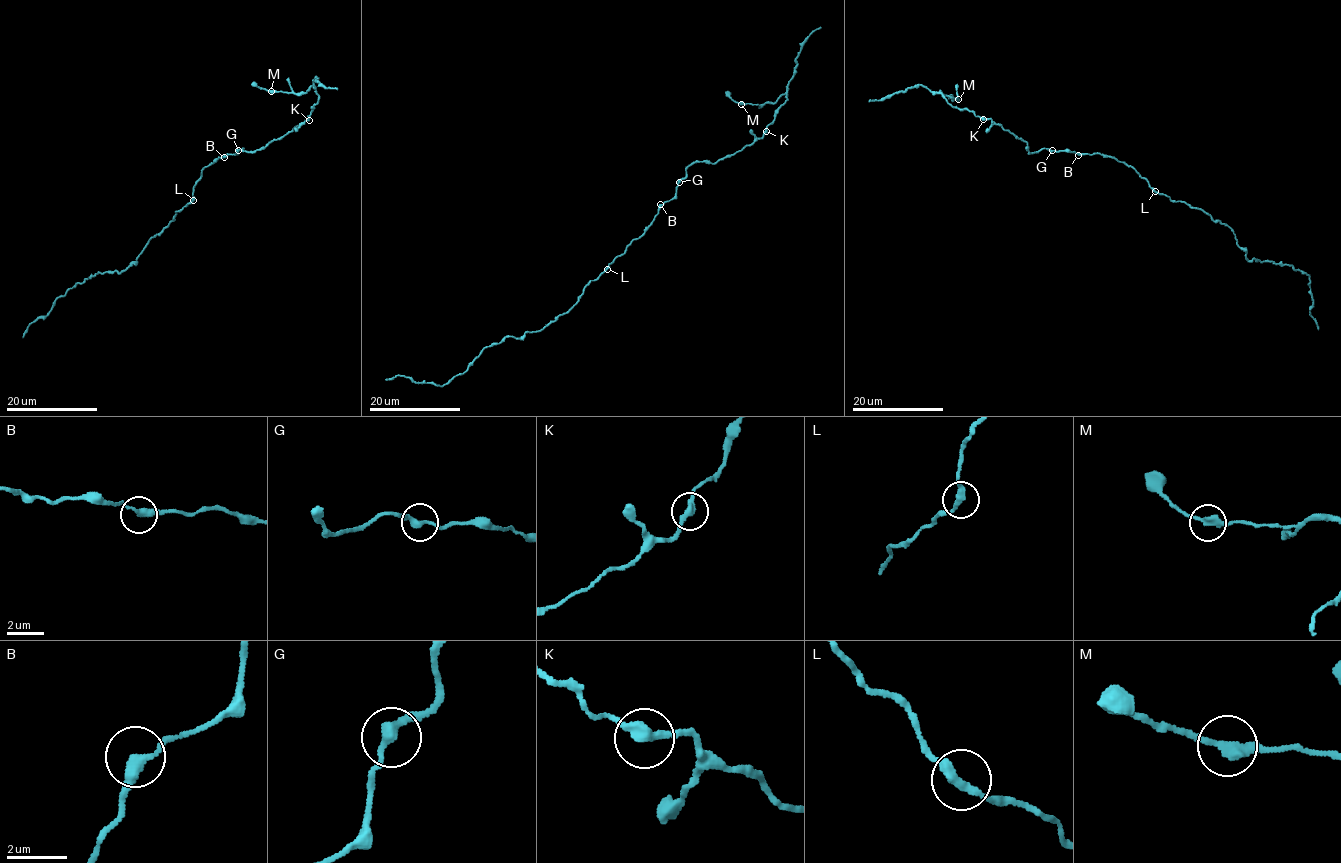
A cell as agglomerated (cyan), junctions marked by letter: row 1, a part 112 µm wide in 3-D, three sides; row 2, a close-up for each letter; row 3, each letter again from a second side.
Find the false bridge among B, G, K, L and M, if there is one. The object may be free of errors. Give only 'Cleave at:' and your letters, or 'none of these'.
Cleave at: M

